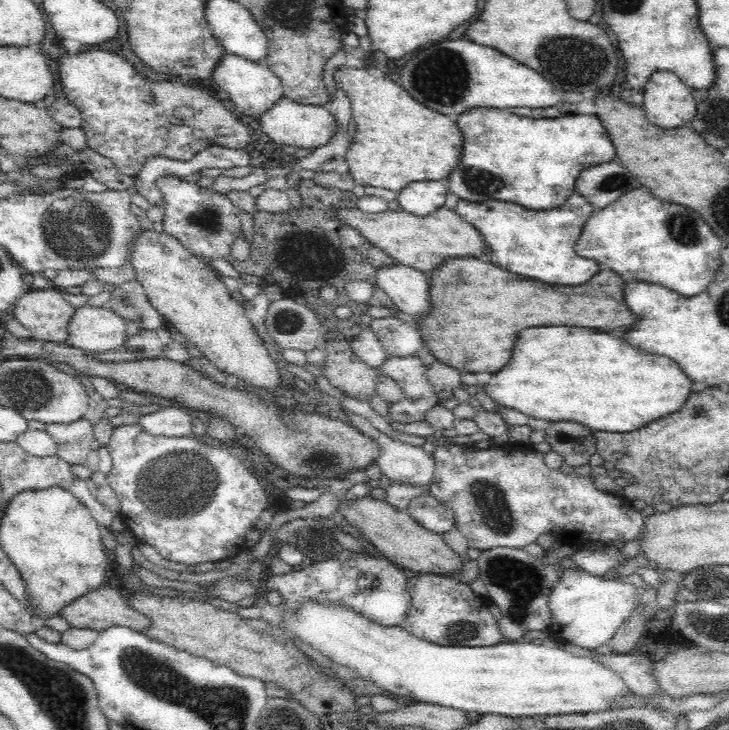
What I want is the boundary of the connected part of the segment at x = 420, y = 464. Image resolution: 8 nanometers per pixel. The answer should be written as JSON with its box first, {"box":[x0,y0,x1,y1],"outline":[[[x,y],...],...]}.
{"box":[364,425,436,486],"outline":[[[373,425],[370,426],[370,430],[366,428],[364,434],[372,436],[376,443],[378,443],[378,458],[376,458],[375,463],[391,482],[421,484],[422,486],[429,485],[432,482],[436,462],[434,461],[433,454],[426,451],[422,445],[413,445],[400,441],[400,439],[393,439],[386,435],[386,433],[378,432]]]}

